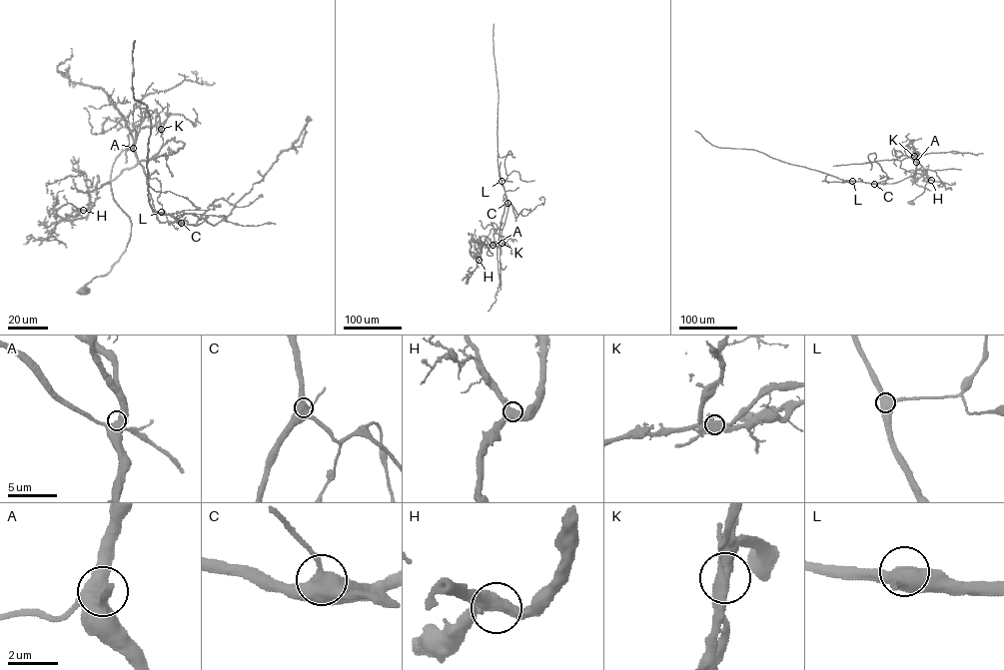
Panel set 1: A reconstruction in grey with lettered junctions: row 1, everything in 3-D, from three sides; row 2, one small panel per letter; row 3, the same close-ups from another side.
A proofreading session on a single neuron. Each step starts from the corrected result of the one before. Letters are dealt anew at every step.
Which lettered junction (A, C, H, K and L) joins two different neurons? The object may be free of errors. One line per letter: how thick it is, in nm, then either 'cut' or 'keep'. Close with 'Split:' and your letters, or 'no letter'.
A: 600 nm thick; keep
C: 480 nm thick; keep
H: 480 nm thick; keep
K: 550 nm thick; cut
L: 550 nm thick; keep
Split: K

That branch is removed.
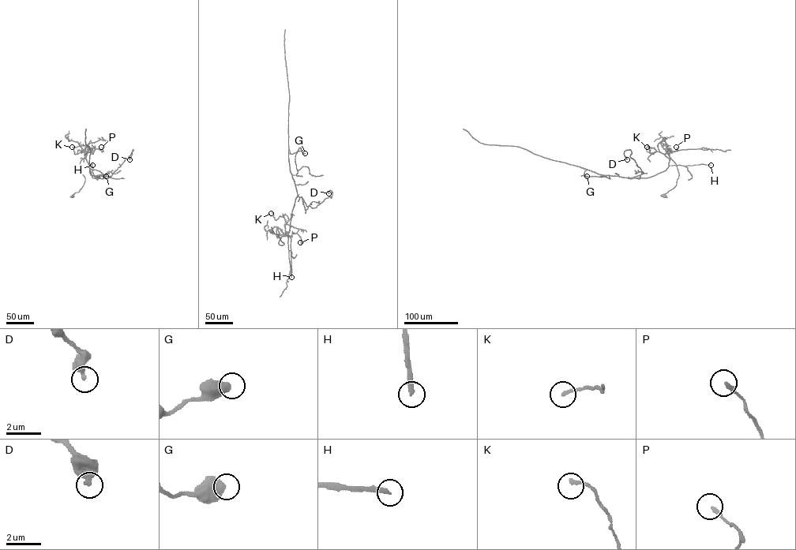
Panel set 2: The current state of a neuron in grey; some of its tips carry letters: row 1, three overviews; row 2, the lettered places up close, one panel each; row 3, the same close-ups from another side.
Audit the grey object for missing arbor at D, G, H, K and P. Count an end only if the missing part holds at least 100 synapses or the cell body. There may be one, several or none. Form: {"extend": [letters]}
{"extend": ["H"]}

